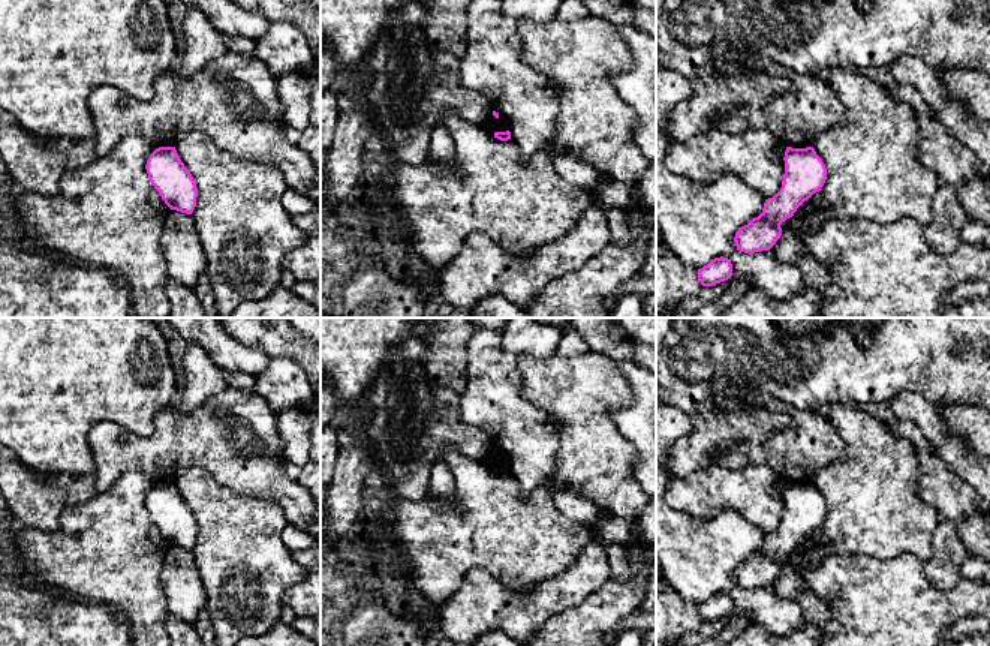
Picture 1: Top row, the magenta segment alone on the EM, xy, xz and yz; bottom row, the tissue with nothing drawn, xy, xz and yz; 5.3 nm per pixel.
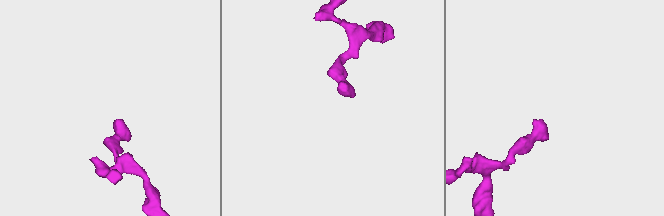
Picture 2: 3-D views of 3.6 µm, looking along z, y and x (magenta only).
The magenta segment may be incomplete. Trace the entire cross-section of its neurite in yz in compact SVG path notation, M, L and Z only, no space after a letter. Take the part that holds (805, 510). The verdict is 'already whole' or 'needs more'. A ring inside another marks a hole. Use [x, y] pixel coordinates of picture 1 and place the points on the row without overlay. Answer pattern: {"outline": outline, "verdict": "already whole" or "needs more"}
{"outline": "M786 483L783 496L785 510L780 526L765 535L758 553L735 568L734 577L740 588L750 591L770 586L782 571L782 558L792 553L827 516L827 504L813 483Z", "verdict": "already whole"}

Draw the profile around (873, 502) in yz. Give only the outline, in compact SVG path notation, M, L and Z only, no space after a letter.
M827 405L821 414L845 442L848 459L815 474L813 484L827 504L827 516L792 553L809 568L828 555L891 559L911 553L921 562L929 561L932 534L941 516L921 496L920 462L912 441L896 438L885 421L854 405Z

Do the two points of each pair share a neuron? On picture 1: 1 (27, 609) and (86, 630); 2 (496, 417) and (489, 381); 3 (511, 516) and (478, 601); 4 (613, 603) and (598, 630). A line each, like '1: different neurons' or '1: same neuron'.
1: same neuron
2: same neuron
3: different neurons
4: same neuron

